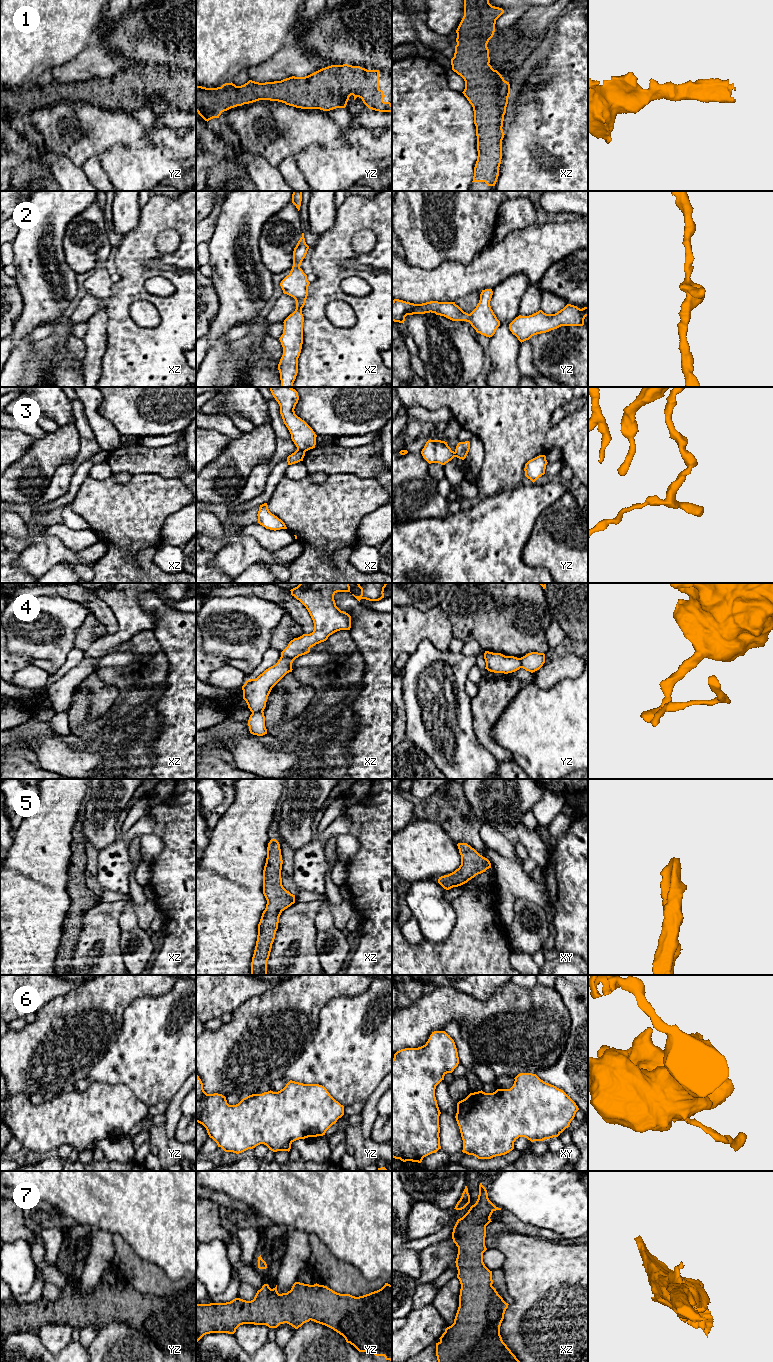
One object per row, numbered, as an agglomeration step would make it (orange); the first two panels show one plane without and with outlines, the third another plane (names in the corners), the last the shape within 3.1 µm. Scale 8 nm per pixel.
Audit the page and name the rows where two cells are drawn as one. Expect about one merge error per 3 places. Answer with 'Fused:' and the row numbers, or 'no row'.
Fused: 3, 4

